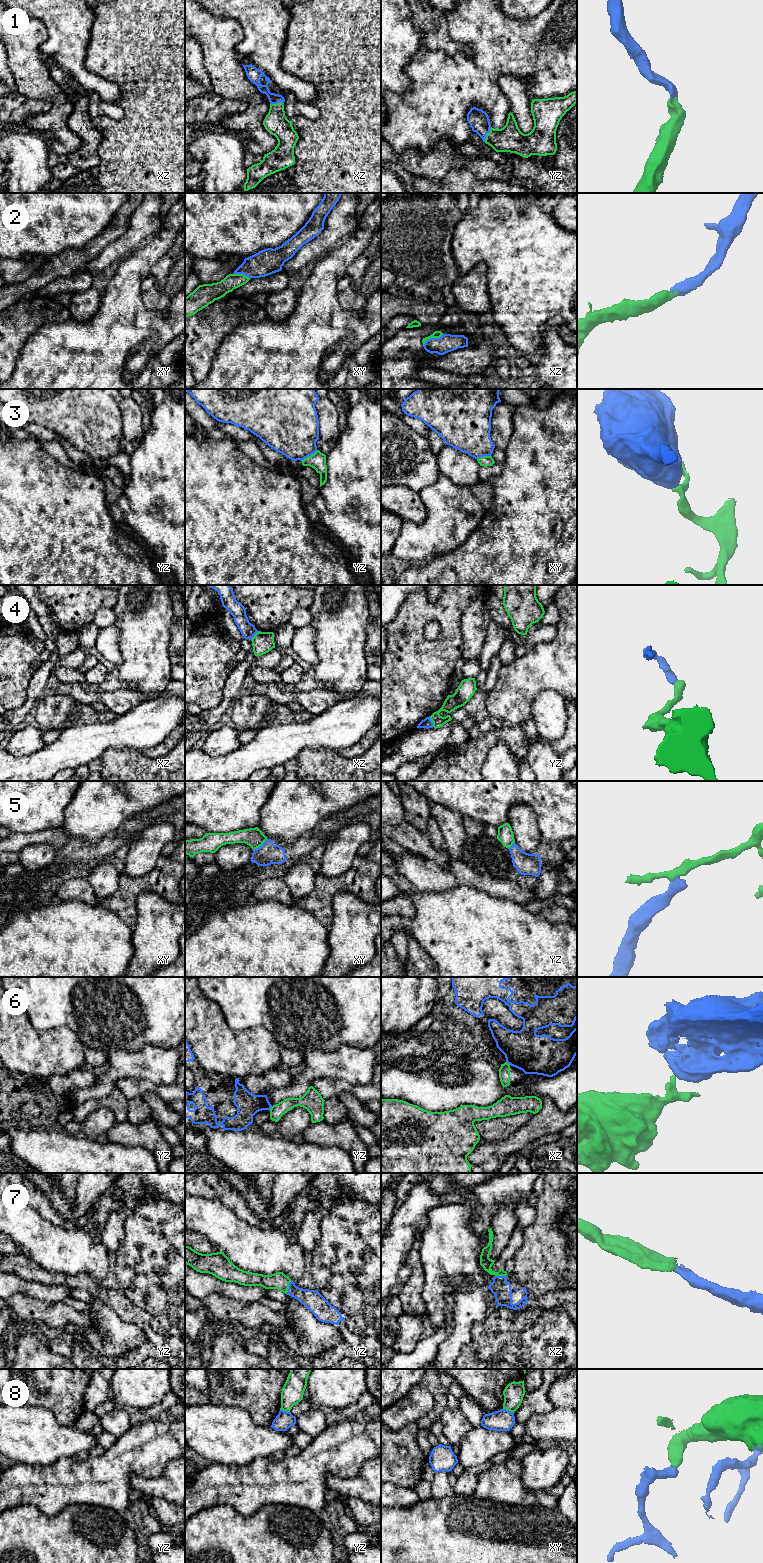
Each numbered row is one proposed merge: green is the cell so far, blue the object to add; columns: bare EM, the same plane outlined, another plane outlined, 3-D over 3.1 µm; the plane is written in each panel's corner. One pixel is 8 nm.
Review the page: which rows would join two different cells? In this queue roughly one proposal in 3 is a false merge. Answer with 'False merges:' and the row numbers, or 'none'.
False merges: 3, 4, 5, 6, 8

